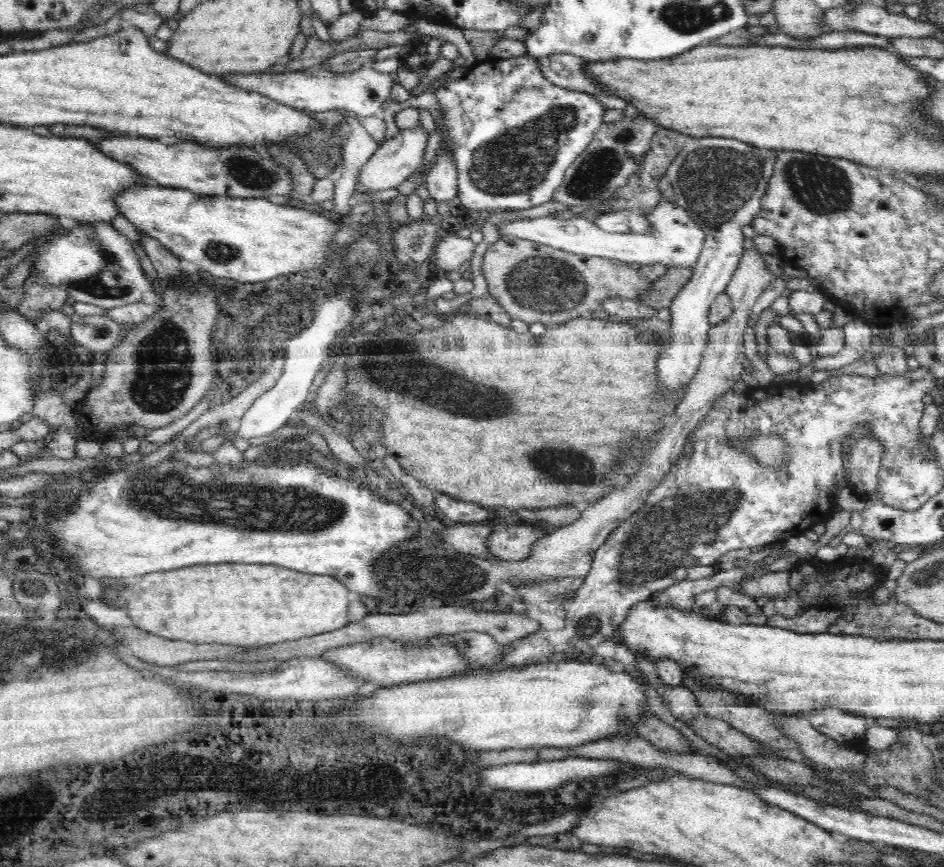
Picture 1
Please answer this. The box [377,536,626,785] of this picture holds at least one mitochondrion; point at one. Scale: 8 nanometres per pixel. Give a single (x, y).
(427, 569)

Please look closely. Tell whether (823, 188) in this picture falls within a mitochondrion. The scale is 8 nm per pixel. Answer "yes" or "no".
yes

